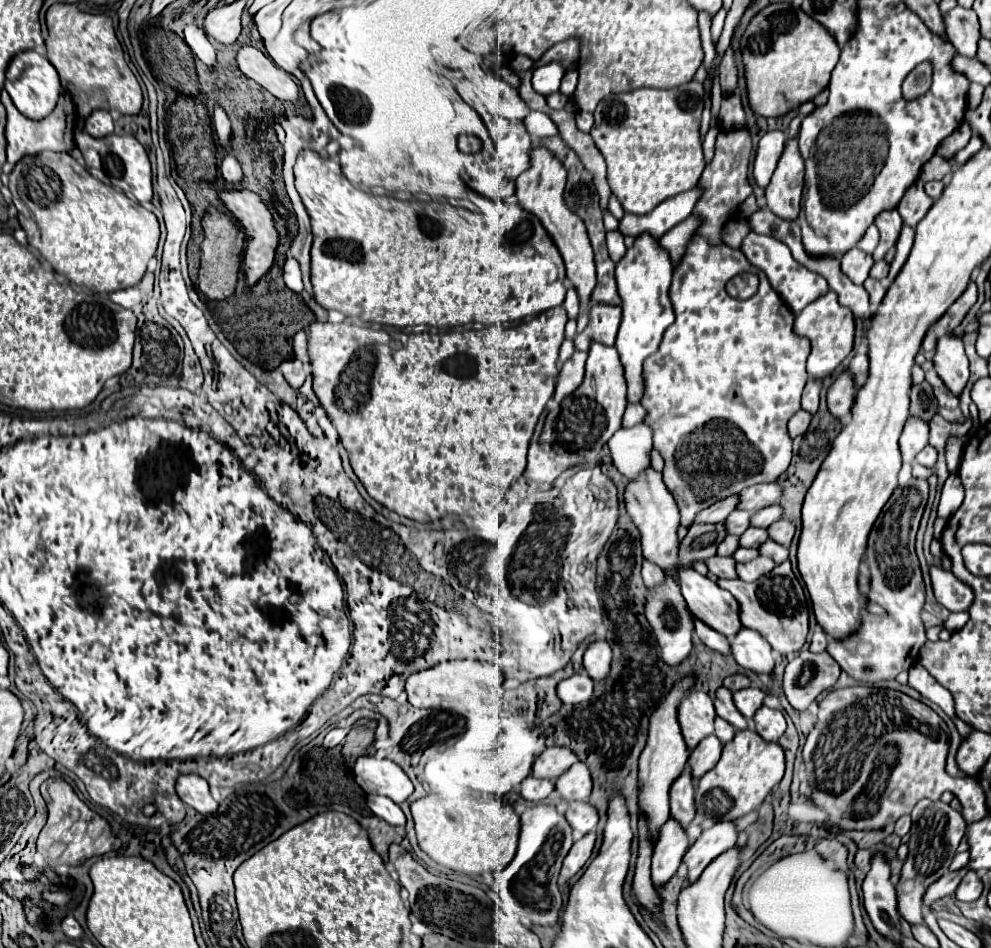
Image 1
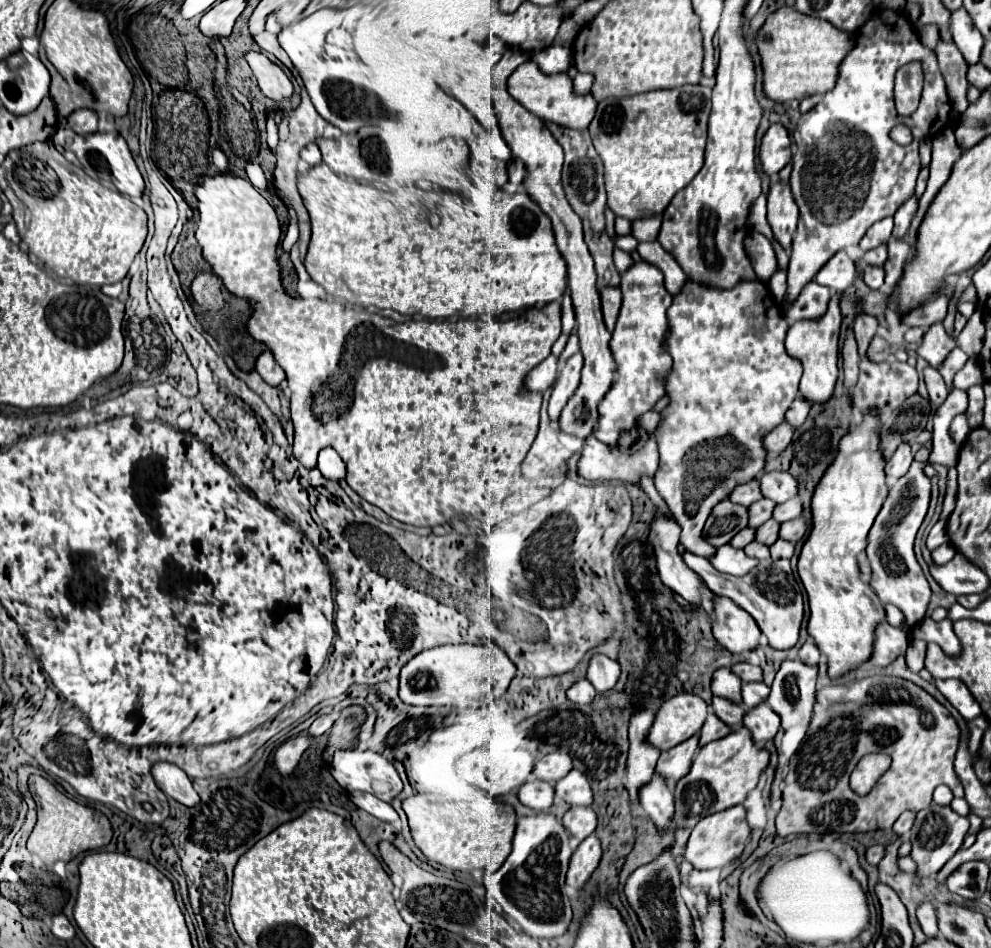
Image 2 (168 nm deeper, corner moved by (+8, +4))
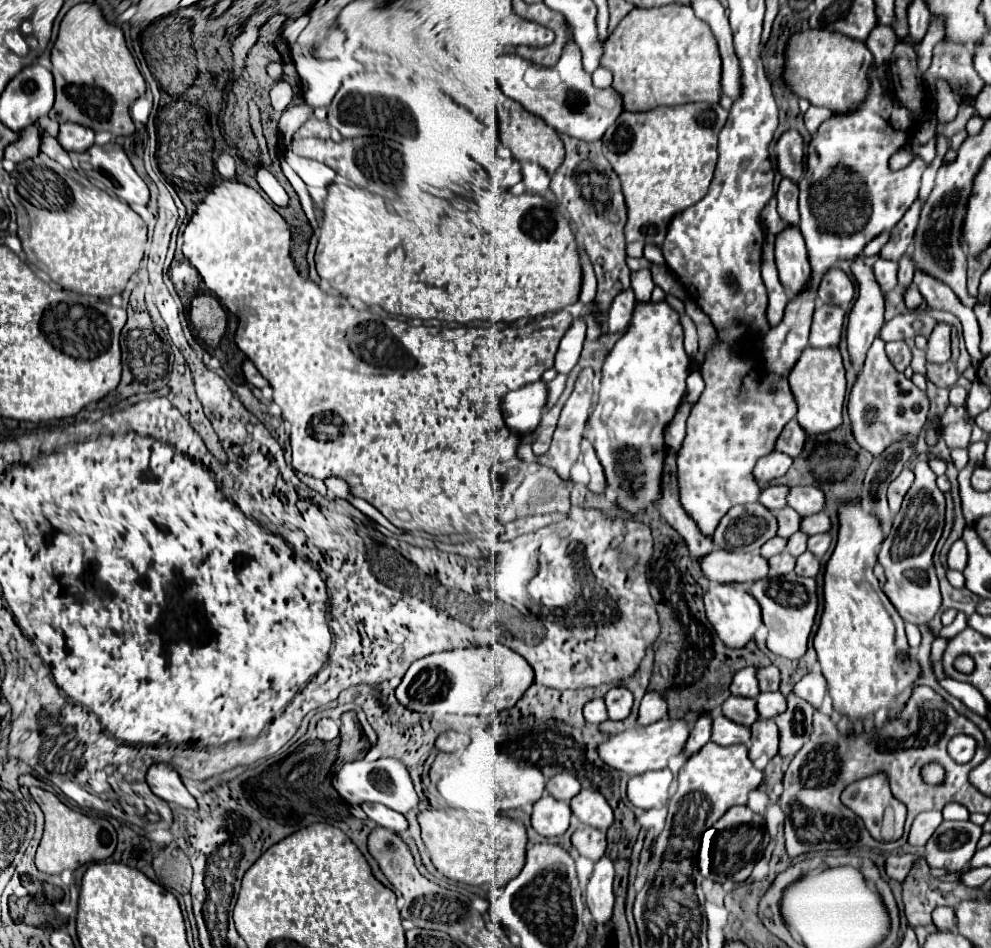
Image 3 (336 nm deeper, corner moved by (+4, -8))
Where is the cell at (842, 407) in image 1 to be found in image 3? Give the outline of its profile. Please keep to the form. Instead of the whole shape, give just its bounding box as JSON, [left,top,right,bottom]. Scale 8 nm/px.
[846,263,884,375]

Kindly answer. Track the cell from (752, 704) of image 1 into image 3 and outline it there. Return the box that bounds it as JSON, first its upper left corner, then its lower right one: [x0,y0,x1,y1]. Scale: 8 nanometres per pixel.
[756,693,786,719]

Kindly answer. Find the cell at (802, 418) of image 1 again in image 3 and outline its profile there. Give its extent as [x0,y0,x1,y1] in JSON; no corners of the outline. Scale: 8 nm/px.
[754,451,792,483]

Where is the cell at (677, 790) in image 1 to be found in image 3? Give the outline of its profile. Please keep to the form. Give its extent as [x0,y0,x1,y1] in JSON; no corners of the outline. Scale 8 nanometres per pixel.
[684,715,710,759]

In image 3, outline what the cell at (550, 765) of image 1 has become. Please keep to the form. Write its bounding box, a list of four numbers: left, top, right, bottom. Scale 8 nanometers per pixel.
[546,773,580,803]

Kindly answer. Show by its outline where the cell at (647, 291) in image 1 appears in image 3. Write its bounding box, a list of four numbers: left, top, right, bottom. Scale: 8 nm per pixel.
[590,301,690,513]

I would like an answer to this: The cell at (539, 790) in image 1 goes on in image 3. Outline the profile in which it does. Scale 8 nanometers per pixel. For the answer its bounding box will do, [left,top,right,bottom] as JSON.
[532,786,570,837]

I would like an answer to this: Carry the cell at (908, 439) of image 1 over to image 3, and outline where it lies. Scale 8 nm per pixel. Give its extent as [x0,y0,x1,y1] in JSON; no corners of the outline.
[888,469,914,513]

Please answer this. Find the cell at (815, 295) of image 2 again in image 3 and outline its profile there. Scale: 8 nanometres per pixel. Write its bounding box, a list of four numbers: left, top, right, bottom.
[810,305,844,347]

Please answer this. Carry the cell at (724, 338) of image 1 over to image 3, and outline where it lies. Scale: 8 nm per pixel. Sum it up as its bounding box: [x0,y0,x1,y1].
[678,323,796,537]

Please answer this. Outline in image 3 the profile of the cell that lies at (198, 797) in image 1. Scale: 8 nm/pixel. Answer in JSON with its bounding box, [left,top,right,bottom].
[146,763,196,809]

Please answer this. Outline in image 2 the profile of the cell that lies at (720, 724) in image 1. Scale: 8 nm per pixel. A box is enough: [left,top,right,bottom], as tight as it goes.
[712,697,744,729]

